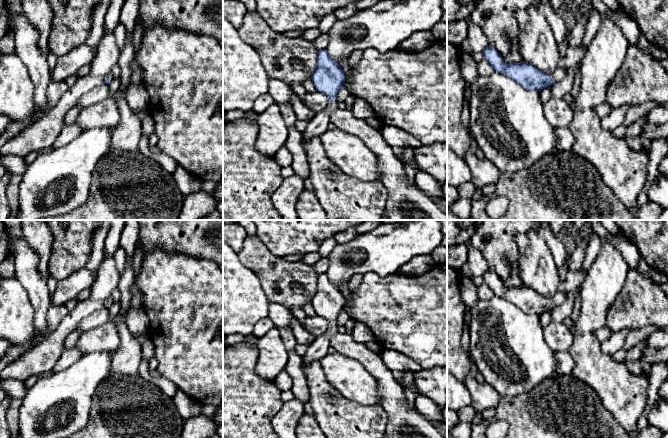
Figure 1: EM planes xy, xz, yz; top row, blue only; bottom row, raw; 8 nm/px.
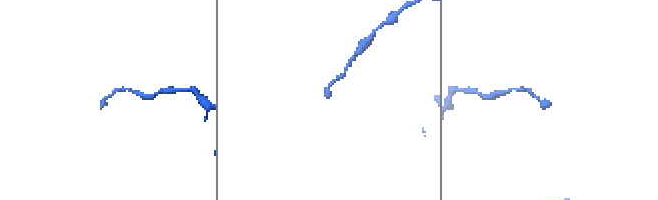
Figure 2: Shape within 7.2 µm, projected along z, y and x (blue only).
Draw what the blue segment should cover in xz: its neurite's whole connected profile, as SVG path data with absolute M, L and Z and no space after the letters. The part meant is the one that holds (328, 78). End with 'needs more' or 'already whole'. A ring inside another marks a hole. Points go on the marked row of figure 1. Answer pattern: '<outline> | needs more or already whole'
M326 49L319 50L317 54L317 68L311 80L318 92L329 97L328 106L318 112L308 123L302 133L303 139L309 140L312 137L318 138L328 129L329 114L338 108L337 93L343 88L345 73L329 55Z | needs more

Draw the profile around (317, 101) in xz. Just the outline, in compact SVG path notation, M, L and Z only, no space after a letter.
M321 92L308 93L303 98L304 105L316 113L324 110L329 103L329 97Z

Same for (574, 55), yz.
M582 44L576 47L570 47L567 49L567 53L564 57L560 57L558 62L558 68L571 68L578 65L583 59L587 51Z

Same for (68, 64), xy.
M81 45L70 52L57 57L57 62L50 73L50 81L65 81L76 74L83 66L91 64L97 52L96 48Z

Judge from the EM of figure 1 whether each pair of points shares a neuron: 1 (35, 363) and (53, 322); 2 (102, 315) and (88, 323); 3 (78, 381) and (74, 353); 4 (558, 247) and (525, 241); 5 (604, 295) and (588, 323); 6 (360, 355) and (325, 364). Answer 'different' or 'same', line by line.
1: different
2: same
3: different
4: different
5: same
6: different

